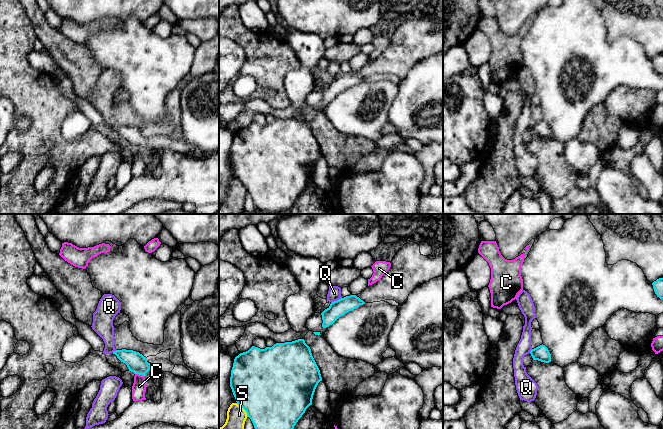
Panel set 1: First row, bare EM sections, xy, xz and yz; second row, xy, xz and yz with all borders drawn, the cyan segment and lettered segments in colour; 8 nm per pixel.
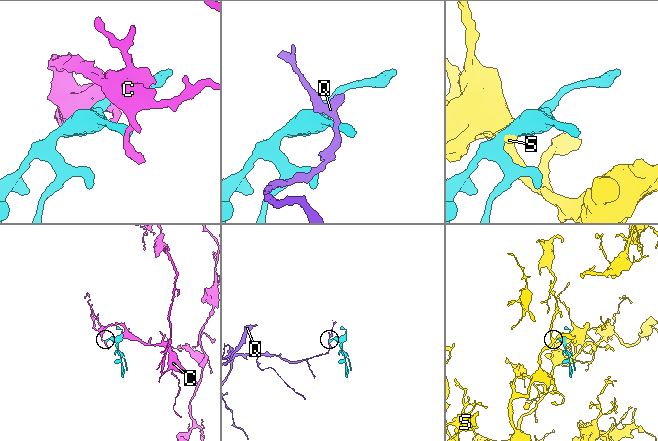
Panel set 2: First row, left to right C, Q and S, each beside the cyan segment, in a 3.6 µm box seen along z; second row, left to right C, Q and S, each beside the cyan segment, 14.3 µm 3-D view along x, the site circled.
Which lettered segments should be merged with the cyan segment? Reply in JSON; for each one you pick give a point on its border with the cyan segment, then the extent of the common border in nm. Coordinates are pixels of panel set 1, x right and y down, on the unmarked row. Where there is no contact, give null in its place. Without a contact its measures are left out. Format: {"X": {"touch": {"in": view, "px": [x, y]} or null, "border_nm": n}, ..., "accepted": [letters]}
{"accepted": []}

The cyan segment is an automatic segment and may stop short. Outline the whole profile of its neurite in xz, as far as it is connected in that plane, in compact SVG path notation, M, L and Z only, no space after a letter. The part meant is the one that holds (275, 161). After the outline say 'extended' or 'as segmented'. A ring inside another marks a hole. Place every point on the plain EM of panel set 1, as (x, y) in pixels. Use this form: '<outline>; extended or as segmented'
M298 115L292 118L276 119L265 125L252 122L248 127L240 129L234 135L230 163L237 180L246 187L257 210L280 212L291 208L306 185L312 181L313 171L320 157L322 157L320 146L310 123L304 115Z; as segmented

